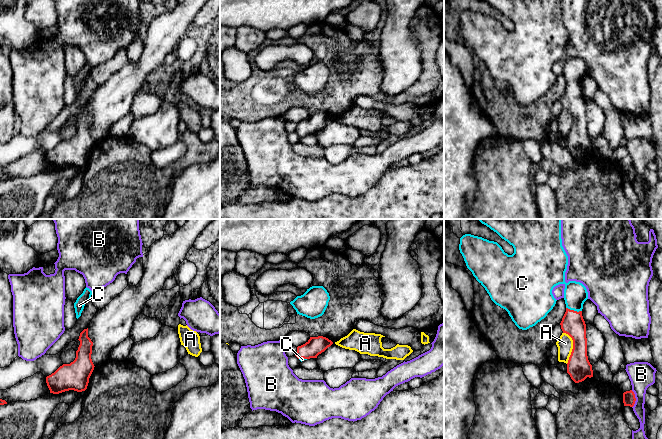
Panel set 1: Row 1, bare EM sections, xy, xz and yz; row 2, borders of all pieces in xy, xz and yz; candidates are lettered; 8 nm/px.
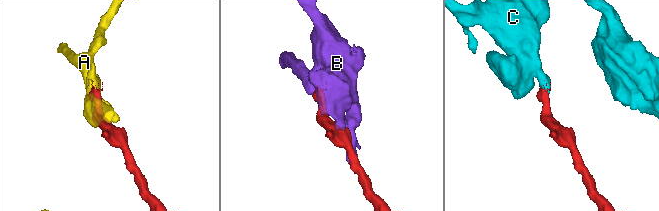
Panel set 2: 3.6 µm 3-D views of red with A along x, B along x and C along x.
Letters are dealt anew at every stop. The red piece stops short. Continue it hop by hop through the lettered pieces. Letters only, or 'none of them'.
C

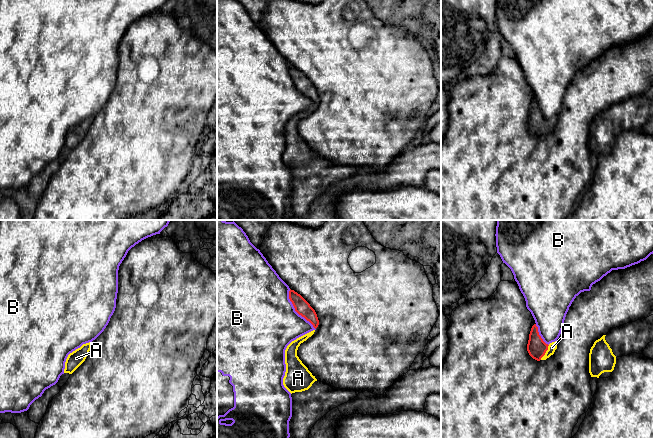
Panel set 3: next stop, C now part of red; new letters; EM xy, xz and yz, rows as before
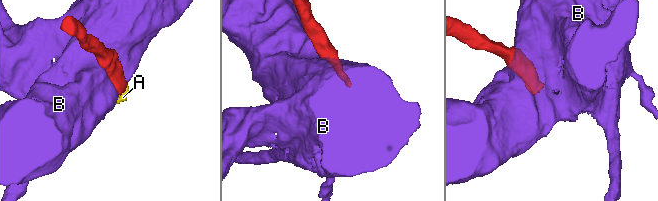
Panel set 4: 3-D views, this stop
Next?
A

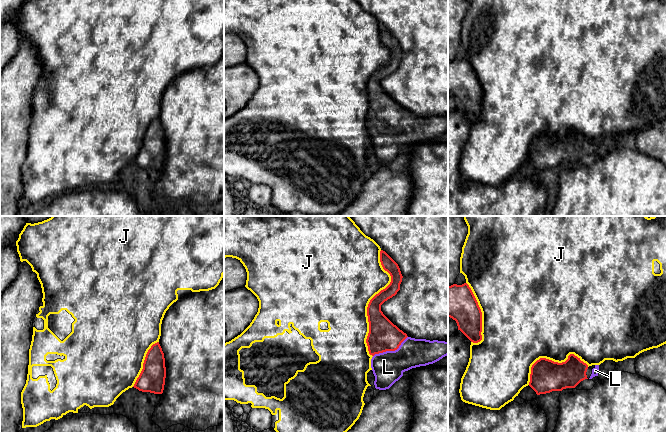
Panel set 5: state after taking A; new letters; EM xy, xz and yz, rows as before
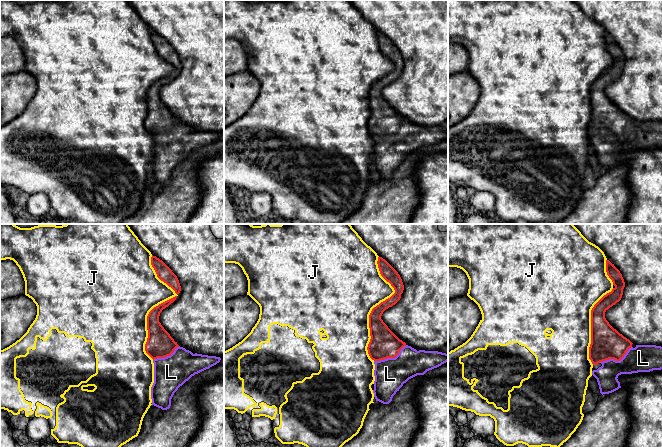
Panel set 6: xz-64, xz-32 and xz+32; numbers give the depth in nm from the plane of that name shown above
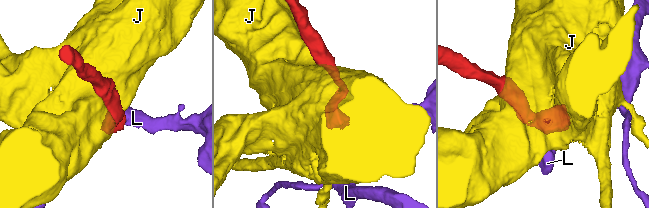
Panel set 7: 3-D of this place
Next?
L

